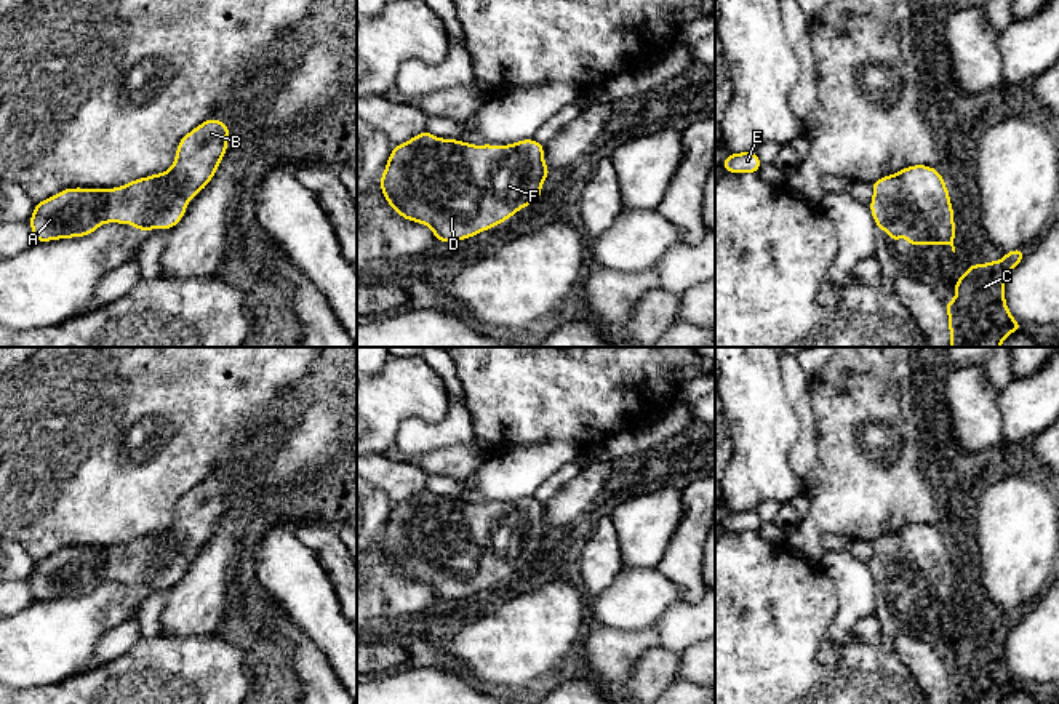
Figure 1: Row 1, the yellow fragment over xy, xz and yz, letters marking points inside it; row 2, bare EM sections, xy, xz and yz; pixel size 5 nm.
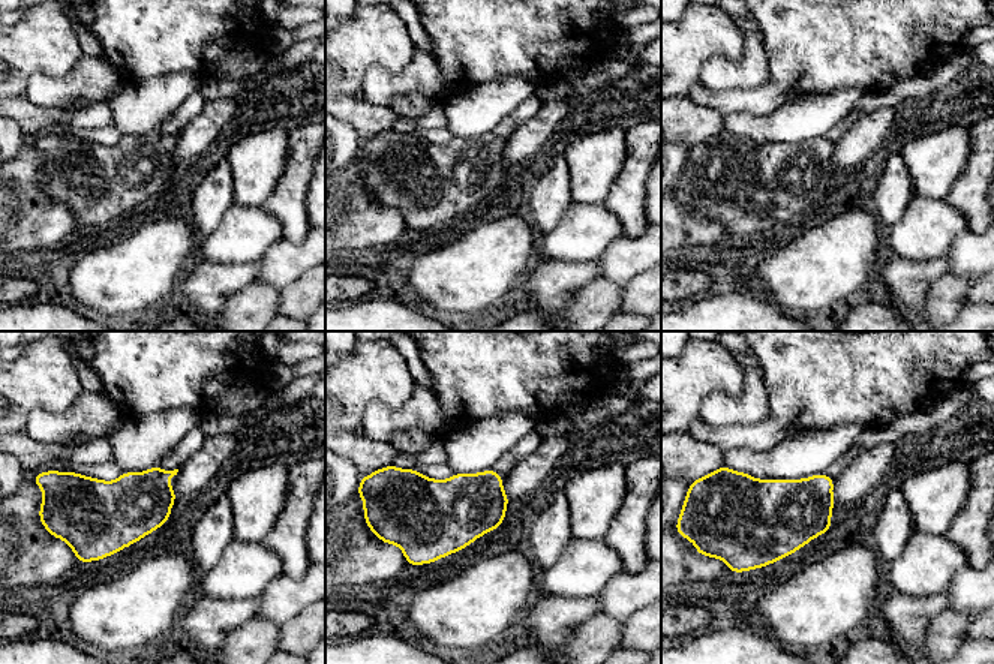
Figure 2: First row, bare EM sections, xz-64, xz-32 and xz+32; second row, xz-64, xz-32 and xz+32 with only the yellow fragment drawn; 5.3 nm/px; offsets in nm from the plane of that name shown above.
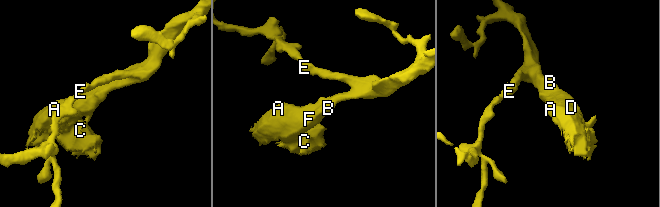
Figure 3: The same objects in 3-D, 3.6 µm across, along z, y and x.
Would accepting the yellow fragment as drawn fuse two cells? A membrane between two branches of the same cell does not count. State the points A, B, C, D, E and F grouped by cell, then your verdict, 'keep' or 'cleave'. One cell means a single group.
groups A B C D E F; keep

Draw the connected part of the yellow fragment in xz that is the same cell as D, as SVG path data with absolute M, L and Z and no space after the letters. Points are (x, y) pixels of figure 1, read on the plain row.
M422 490L392 507L379 546L398 574L429 584L440 602L466 598L507 579L523 565L542 555L541 544L549 533L544 522L544 502L534 498L517 499L510 504L474 504L458 498L440 498Z

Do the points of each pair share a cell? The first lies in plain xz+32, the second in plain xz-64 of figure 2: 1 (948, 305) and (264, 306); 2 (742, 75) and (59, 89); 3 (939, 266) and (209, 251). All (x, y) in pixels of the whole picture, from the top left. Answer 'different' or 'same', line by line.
1: same
2: same
3: different

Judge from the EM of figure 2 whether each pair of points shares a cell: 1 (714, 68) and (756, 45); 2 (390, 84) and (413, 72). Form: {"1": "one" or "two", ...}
{"1": "one", "2": "one"}

